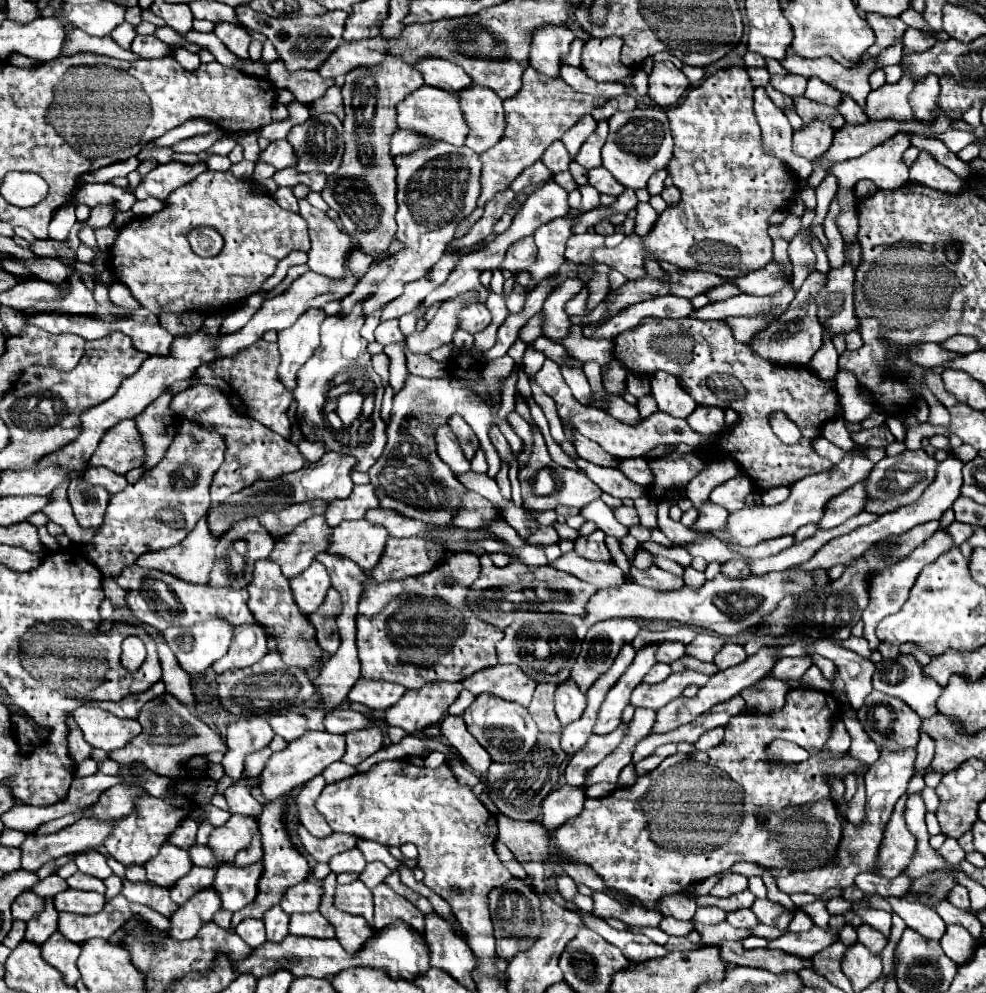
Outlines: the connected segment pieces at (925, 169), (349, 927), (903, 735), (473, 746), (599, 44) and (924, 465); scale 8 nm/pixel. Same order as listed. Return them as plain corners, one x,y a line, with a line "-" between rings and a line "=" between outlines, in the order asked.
921,153
919,159
911,165
911,181
949,193
949,195
961,195
965,181
957,177
951,169
939,165
929,153
=
331,873
323,879
323,887
325,887
325,895
323,895
323,903
321,903
319,911
335,927
335,939
343,945
343,949
351,951
351,955
355,955
357,951
363,949
365,941
375,931
369,927
369,923
363,917
347,915
333,905
333,893
337,887
335,873
=
871,691
863,703
863,707
857,711
857,719
865,727
867,735
875,741
877,749
887,749
887,751
901,751
901,749
911,749
917,747
919,743
919,727
921,719
907,707
901,699
883,695
881,691
=
447,715
441,721
441,733
449,741
449,745
459,753
459,757
475,771
475,773
485,773
491,765
489,753
477,743
477,739
467,731
465,723
461,717
=
591,37
583,47
583,71
595,81
623,81
631,75
619,59
623,41
615,37
595,39
=
923,449
919,451
903,451
901,455
895,457
885,457
881,459
871,475
867,477
867,503
865,503
865,511
875,513
875,515
883,515
883,513
891,513
897,511
903,505
913,503
915,499
919,499
919,495
925,491
925,487
931,485
931,479
935,479
935,459
931,455
927,455

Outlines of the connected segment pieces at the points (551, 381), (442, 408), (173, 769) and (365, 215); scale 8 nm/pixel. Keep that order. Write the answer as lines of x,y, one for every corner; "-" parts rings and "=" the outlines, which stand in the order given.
545,359
543,367
539,369
539,373
535,375
535,383
557,403
557,411
559,417
571,421
571,425
587,439
595,441
597,445
601,445
607,453
619,457
619,459
627,459
627,457
643,457
645,453
649,453
655,445
659,443
667,443
667,445
679,445
679,443
687,443
691,447
705,447
711,443
711,437
699,435
693,431
685,419
675,419
669,417
663,411
657,411
655,415
647,417
641,421
639,427
627,427
625,423
619,423
615,417
611,417
607,411
597,409
597,407
583,407
581,403
577,403
571,395
571,389
567,387
567,383
563,383
563,377
559,375
559,365
551,359
=
409,375
407,385
401,393
395,395
393,401
391,421
387,423
387,445
383,449
383,455
367,471
381,507
399,511
401,515
433,525
451,523
451,511
455,511
455,505
459,505
465,487
453,477
453,473
439,459
439,455
435,455
433,439
435,427
447,423
449,415
461,415
475,431
481,449
485,449
489,466
487,475
491,478
497,476
501,469
501,460
487,435
489,427
493,425
493,415
487,401
453,375
445,379
423,379
417,375
=
165,693
163,697
145,703
137,721
141,723
143,733
139,737
135,737
131,743
127,743
127,747
109,753
109,759
117,761
119,765
143,763
147,769
151,769
157,775
165,775
169,779
179,779
179,761
193,757
193,755
213,753
213,751
227,753
227,743
223,741
223,737
219,733
211,731
193,713
189,713
187,707
181,705
173,695
=
387,55
387,59
379,65
373,67
371,71
367,69
355,69
345,75
345,85
341,87
343,103
345,103
345,155
339,171
335,171
331,177
327,177
327,187
323,189
323,199
331,209
339,213
343,229
359,241
359,247
363,253
377,255
383,253
391,241
395,239
397,223
395,223
395,213
397,213
397,203
395,203
395,177
397,177
397,167
395,167
395,157
391,155
391,135
397,129
397,105
409,95
411,91
419,89
423,85
423,75
415,71
411,65
403,63
401,59
395,59
393,55

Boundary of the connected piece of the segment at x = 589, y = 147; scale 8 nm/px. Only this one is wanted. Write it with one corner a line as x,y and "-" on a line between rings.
601,121
597,125
597,131
591,137
587,137
581,151
577,153
579,165
583,165
585,169
595,169
601,165
601,147
607,139
607,133
609,133
609,125
607,125
607,121

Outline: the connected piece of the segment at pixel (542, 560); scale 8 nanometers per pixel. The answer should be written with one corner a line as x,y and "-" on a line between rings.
525,545
523,549
517,549
517,559
523,563
531,563
531,565
545,565
547,557
543,553
543,549
533,547
533,545

